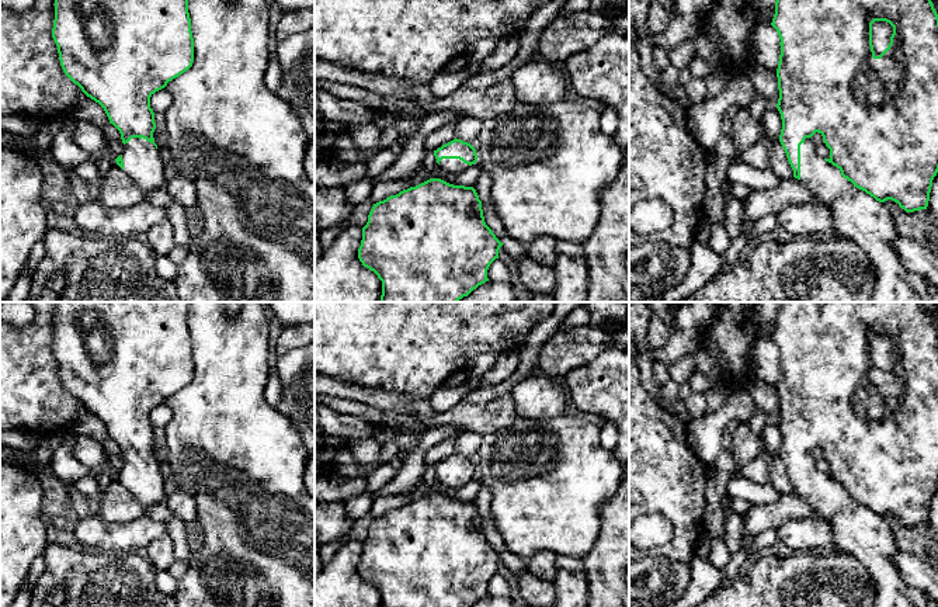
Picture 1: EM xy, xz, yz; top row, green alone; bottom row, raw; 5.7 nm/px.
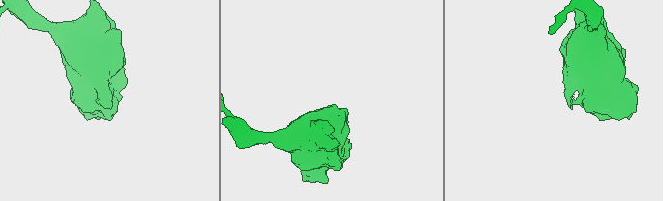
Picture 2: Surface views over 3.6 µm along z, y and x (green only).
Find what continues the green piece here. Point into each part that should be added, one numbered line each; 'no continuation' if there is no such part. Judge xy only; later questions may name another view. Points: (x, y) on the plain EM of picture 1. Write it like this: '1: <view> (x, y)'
1: xy (142, 477)

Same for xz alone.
1: xz (455, 481)

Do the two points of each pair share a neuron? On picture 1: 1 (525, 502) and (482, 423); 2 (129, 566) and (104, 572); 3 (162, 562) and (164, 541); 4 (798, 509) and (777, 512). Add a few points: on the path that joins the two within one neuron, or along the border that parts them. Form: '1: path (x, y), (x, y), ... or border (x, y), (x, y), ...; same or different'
1: border (516, 416), (509, 426), (483, 436); different
2: path (124, 572), (110, 572); same
3: path (162, 557), (163, 547); same
4: path (792, 509), (782, 510); same

